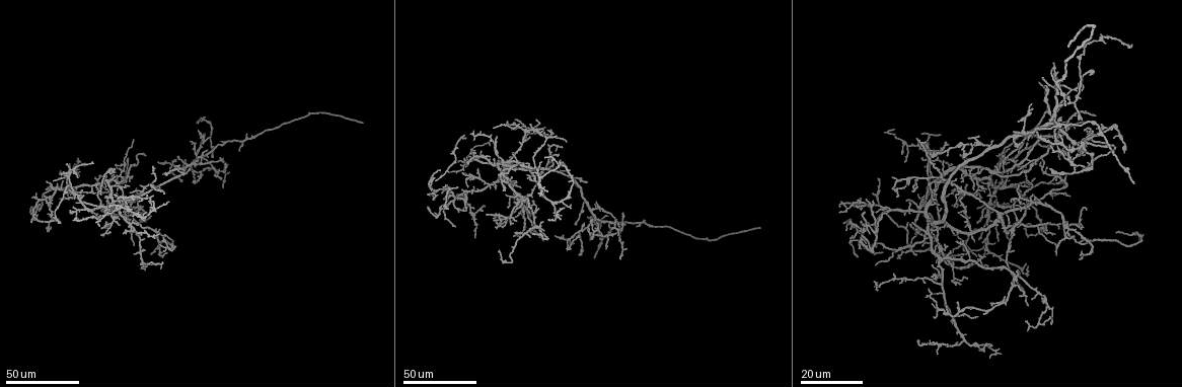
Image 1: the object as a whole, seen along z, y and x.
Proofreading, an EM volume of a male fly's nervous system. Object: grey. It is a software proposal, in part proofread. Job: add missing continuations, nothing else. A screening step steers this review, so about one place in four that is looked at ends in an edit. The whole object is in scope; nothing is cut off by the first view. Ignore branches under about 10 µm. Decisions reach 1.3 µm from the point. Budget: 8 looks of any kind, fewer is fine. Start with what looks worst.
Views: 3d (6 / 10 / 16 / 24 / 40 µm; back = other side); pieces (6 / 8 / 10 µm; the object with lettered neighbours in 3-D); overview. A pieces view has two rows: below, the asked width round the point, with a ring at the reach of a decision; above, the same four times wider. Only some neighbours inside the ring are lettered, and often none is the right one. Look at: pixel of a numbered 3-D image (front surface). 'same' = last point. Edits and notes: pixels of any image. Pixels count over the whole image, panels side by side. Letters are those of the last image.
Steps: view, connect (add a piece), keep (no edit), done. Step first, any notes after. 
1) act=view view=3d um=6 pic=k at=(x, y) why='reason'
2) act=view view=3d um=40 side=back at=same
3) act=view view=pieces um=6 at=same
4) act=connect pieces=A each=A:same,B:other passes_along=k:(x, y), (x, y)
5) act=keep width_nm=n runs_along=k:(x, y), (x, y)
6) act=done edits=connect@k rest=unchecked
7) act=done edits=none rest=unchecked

act=view view=3d um=24 pic=1 at=(907, 199) why='an open end'

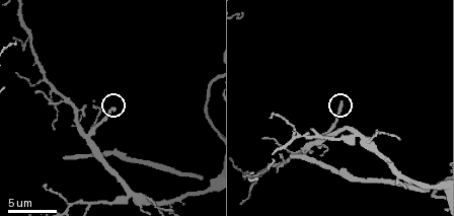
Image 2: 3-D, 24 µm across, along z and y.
act=view view=pieces um=8 pic=2 at=(340, 101) why='see the neighbours'

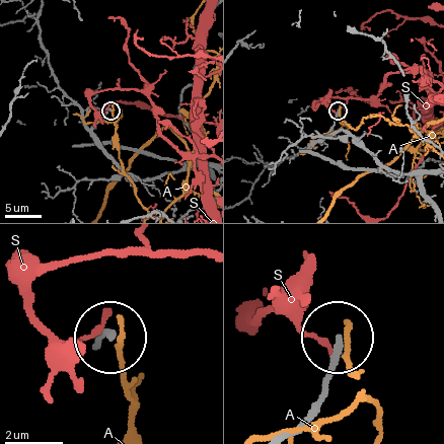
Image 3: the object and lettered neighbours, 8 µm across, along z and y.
act=keep each=A:other,S:other found='none of them fits'

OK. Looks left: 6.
act=view view=3d um=24 pic=1 at=(758, 226) why='long arm stops here'

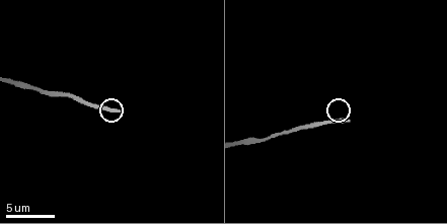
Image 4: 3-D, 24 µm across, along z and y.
act=view view=pieces um=6 pic=4 at=(119, 112)

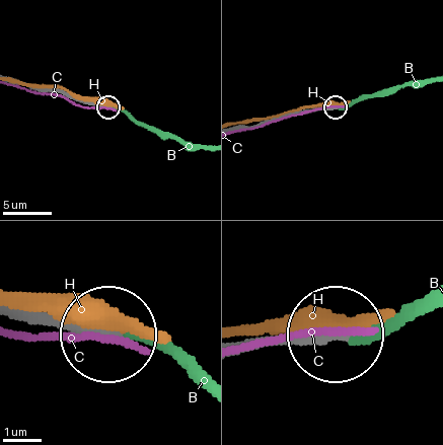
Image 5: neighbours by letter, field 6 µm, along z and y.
act=connect pieces=B each=B:same,C:other,H:other found='the neuron continues'

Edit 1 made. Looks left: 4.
act=view view=3d um=40 pic=1 at=(486, 214) why='end of a long branch'

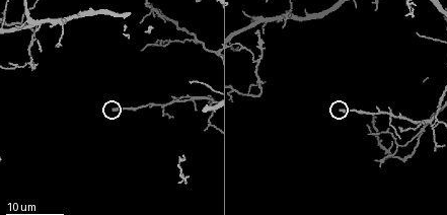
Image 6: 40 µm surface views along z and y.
act=view view=pieces um=6 pic=6 at=(112, 108)

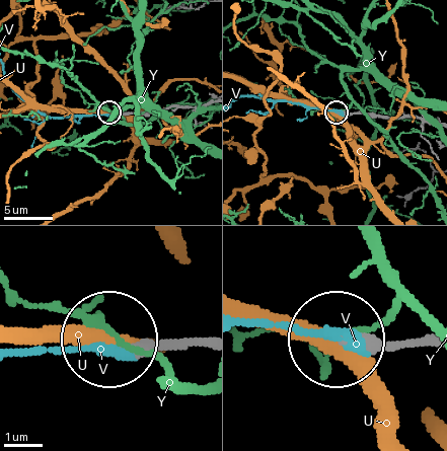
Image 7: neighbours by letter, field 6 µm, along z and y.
act=connect pieces=V width_nm=330 each=U:other,V:same,Y:other passes_along=7:(429, 342), (342, 342), (245, 322) found='it goes on there'

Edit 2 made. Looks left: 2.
act=view view=3d um=40 pic=1 at=(906, 225) why='branch stops here'

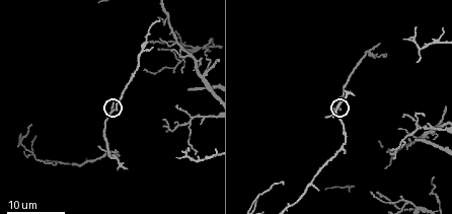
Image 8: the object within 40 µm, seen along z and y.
act=view view=pieces um=10 pic=8 at=(114, 103) why='what lies round it'

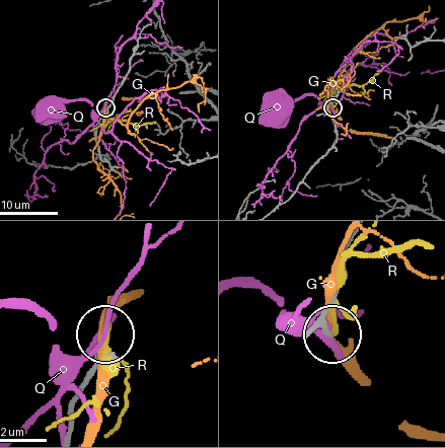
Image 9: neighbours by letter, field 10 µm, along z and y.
act=keep each=G:other,Q:other,R:other found='no lettered piece goes on from it'

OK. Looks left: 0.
act=done edits=connect@5,connect@7 rest=unchecked

